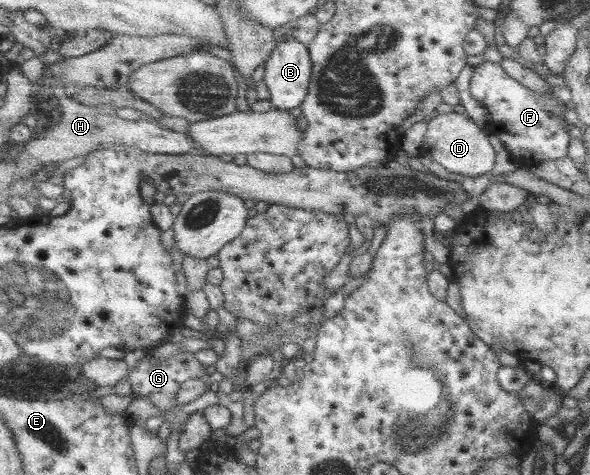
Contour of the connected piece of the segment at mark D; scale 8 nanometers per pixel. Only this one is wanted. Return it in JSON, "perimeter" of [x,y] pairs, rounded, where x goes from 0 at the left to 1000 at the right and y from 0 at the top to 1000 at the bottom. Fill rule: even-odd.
{"perimeter":[[[773,236],[739,240],[722,259],[715,288],[712,326],[729,331],[737,343],[761,360],[788,373],[808,373],[832,362],[837,349],[837,318],[825,284],[792,244]]]}

